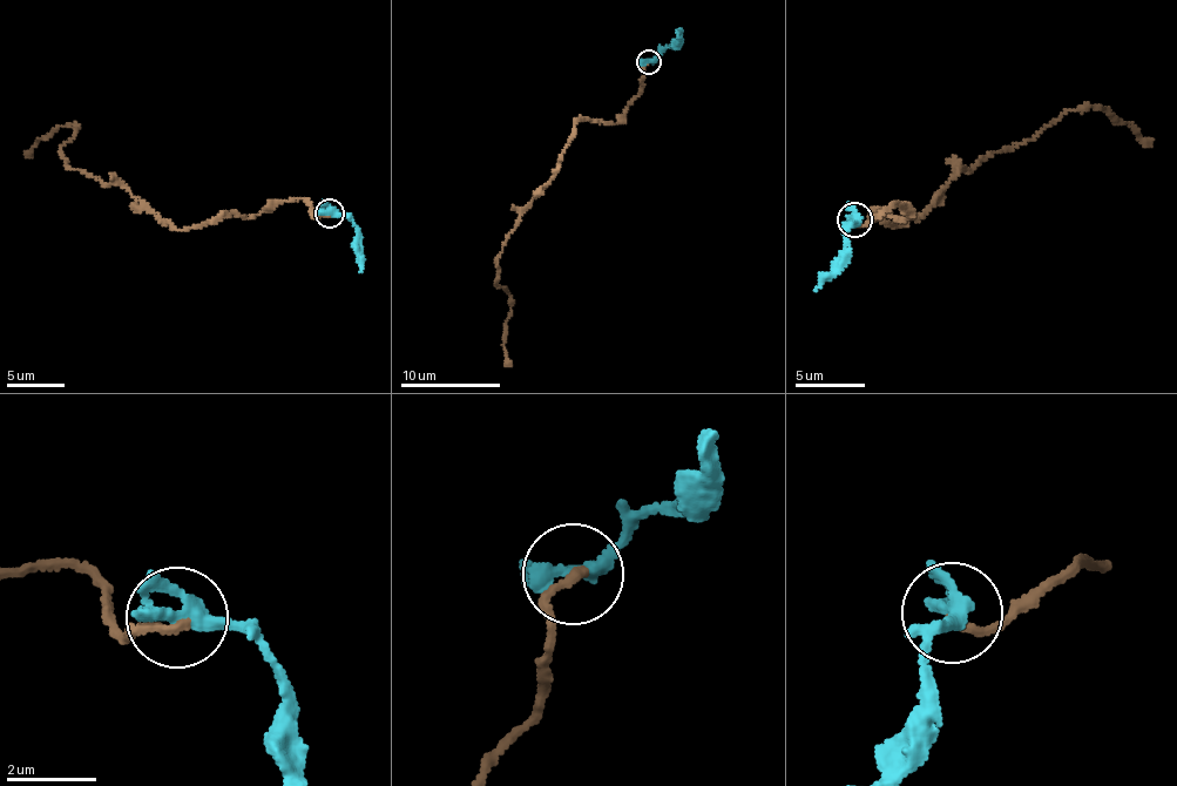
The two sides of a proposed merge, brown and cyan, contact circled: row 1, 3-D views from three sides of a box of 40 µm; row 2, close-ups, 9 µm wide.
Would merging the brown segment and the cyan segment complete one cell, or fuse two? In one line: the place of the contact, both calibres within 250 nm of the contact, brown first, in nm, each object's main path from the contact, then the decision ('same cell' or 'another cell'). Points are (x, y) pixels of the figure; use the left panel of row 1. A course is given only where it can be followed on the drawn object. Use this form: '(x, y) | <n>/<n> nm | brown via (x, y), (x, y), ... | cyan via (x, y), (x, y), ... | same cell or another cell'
(329, 212) | 190/340 nm | brown via (330, 214), (278, 201), (181, 230), (68, 165), (60, 151), (74, 124), (39, 139), (29, 157) | cyan via (330, 214), (342, 214), (357, 229), (359, 271) | same cell

